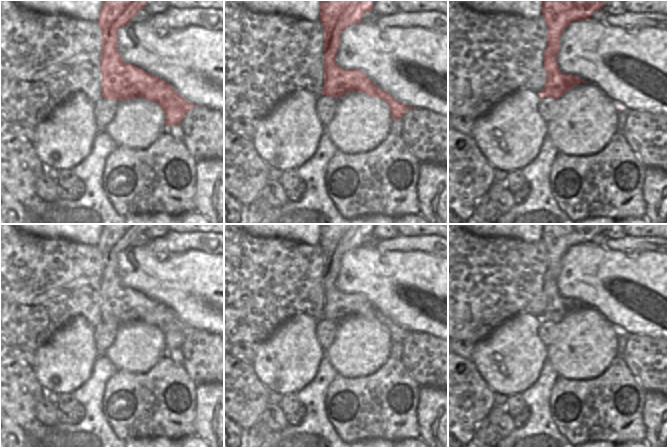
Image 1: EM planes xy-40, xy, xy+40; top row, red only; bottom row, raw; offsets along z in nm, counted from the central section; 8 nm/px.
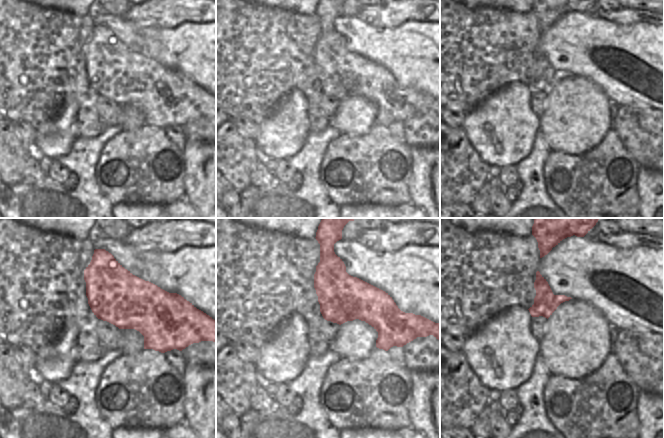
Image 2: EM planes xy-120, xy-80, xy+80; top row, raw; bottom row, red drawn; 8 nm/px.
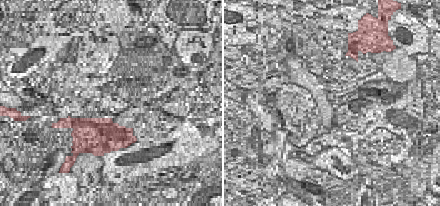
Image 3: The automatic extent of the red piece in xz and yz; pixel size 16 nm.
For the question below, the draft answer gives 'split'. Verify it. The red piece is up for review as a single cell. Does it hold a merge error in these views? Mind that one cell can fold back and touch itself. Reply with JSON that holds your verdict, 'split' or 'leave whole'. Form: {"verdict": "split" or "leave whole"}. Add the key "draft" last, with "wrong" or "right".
{"verdict": "split", "draft": "right"}

